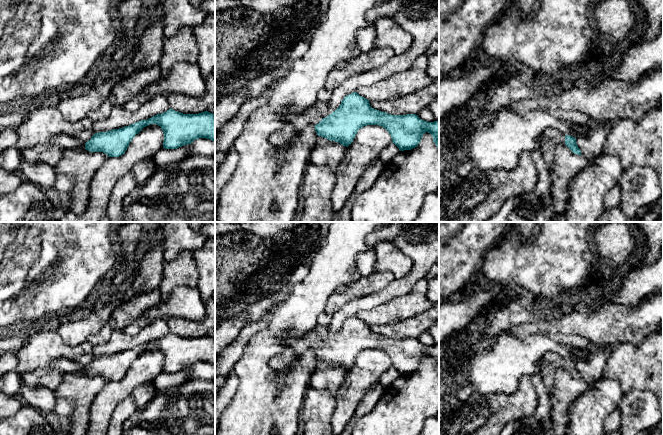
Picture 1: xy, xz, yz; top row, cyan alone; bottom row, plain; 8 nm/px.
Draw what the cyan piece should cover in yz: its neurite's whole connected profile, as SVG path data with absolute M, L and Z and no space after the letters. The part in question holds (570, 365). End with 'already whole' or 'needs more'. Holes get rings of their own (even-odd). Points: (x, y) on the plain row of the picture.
M554 352L546 353L544 362L540 368L540 373L549 396L554 387L554 375L558 367L564 367L574 378L582 379L576 368L576 362L570 359L564 359Z; needs more

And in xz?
M357 316L345 320L340 330L325 341L328 331L328 326L317 326L299 338L283 336L281 343L297 354L311 348L318 360L346 371L353 366L359 353L379 349L389 356L392 367L400 375L417 371L426 356L432 359L439 373L439 345L427 346L416 338L392 339L376 334Z; needs more

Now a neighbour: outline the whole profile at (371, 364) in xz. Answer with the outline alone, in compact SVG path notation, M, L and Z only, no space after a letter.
M367 349L358 354L333 398L331 429L334 435L340 435L344 431L367 390L390 367L391 359L382 350Z

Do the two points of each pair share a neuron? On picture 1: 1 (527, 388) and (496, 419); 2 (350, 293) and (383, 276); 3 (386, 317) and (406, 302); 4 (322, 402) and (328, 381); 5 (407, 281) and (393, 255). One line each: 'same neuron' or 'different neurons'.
1: same neuron
2: same neuron
3: same neuron
4: different neurons
5: different neurons

